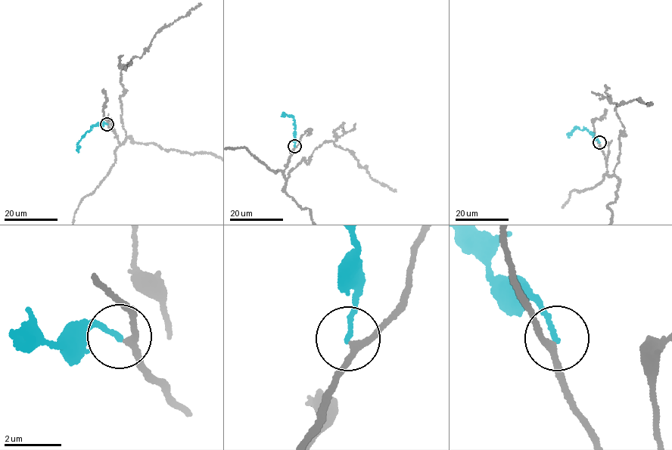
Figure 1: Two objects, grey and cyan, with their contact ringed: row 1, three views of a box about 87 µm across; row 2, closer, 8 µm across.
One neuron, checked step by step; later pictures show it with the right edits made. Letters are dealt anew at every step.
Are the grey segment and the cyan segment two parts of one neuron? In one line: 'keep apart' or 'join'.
join

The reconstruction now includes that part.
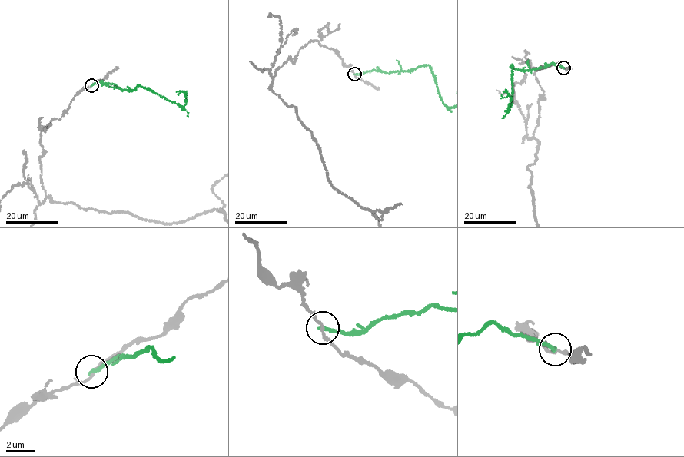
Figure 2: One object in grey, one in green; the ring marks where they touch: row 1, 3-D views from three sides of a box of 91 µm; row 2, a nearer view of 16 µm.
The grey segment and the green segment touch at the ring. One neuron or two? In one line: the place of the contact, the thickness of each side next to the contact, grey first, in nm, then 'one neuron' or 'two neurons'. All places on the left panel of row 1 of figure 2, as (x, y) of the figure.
(91, 85) | 190/260 nm | two neurons

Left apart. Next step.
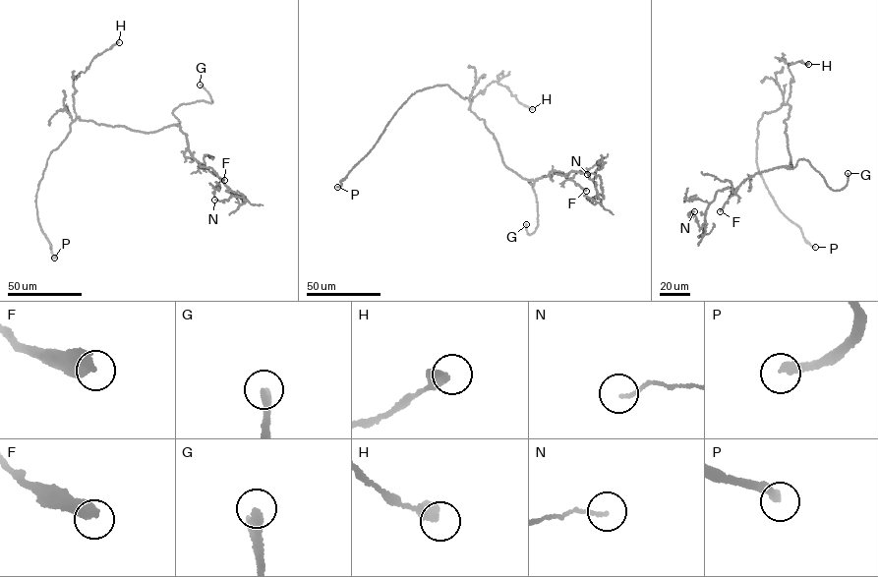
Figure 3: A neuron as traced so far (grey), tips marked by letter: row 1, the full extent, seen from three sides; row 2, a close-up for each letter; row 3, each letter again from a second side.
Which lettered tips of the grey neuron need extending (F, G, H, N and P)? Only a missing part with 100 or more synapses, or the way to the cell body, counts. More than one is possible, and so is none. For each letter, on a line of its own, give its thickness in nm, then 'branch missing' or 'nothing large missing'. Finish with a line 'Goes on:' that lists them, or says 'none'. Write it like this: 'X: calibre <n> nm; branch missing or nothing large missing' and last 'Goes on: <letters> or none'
F: calibre 550 nm; nothing large missing
G: calibre 360 nm; branch missing
H: calibre 400 nm; nothing large missing
N: calibre 120 nm; nothing large missing
P: calibre 320 nm; branch missing
Goes on: G, P

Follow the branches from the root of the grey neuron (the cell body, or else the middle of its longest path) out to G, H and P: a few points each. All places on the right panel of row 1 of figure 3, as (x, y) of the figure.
G: (785, 120), (791, 166), (787, 168), (793, 168), (800, 159), (808, 160), (835, 191), (846, 186), (848, 173)
H: (785, 120), (790, 116), (788, 100), (790, 82), (793, 81), (789, 64), (799, 61), (808, 64)
P: (785, 120), (790, 112), (787, 103), (763, 113), (757, 129), (757, 168), (780, 211), (815, 247)

